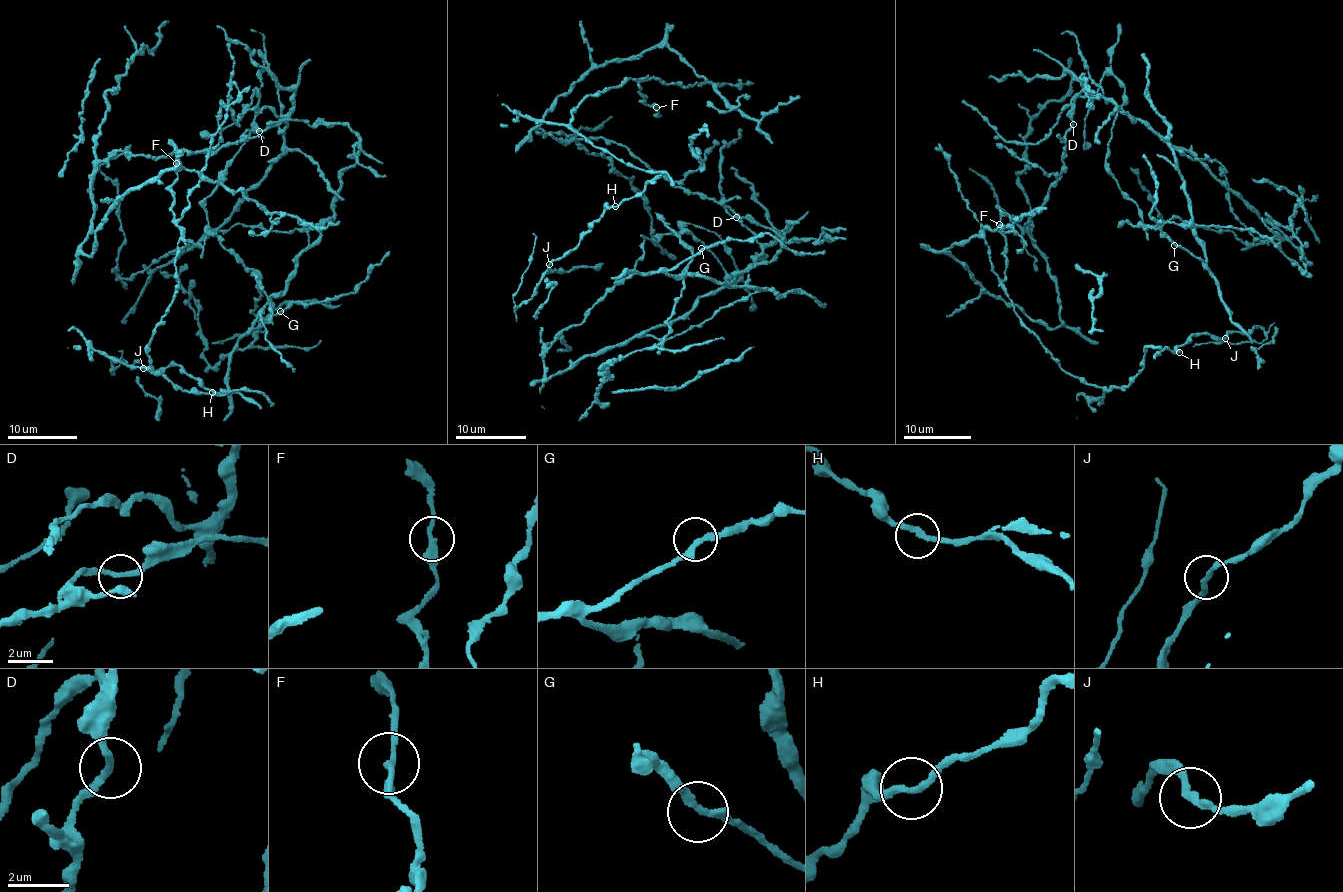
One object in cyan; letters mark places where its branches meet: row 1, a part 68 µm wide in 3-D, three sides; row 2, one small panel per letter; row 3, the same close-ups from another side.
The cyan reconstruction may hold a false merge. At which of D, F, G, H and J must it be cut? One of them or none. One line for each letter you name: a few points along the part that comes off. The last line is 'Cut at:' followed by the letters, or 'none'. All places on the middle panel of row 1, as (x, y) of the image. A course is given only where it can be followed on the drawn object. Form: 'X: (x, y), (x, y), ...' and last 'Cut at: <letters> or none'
Cut at: none

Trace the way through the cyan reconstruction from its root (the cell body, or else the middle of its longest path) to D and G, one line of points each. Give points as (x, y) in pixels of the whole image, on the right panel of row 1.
D: (1031, 222), (1030, 217), (1040, 209), (1049, 187), (1061, 174), (1065, 136), (1073, 124)
G: (1031, 222), (1056, 179), (1004, 141), (1038, 143), (1102, 94), (1224, 167), (1172, 148), (1205, 261), (1174, 245)

